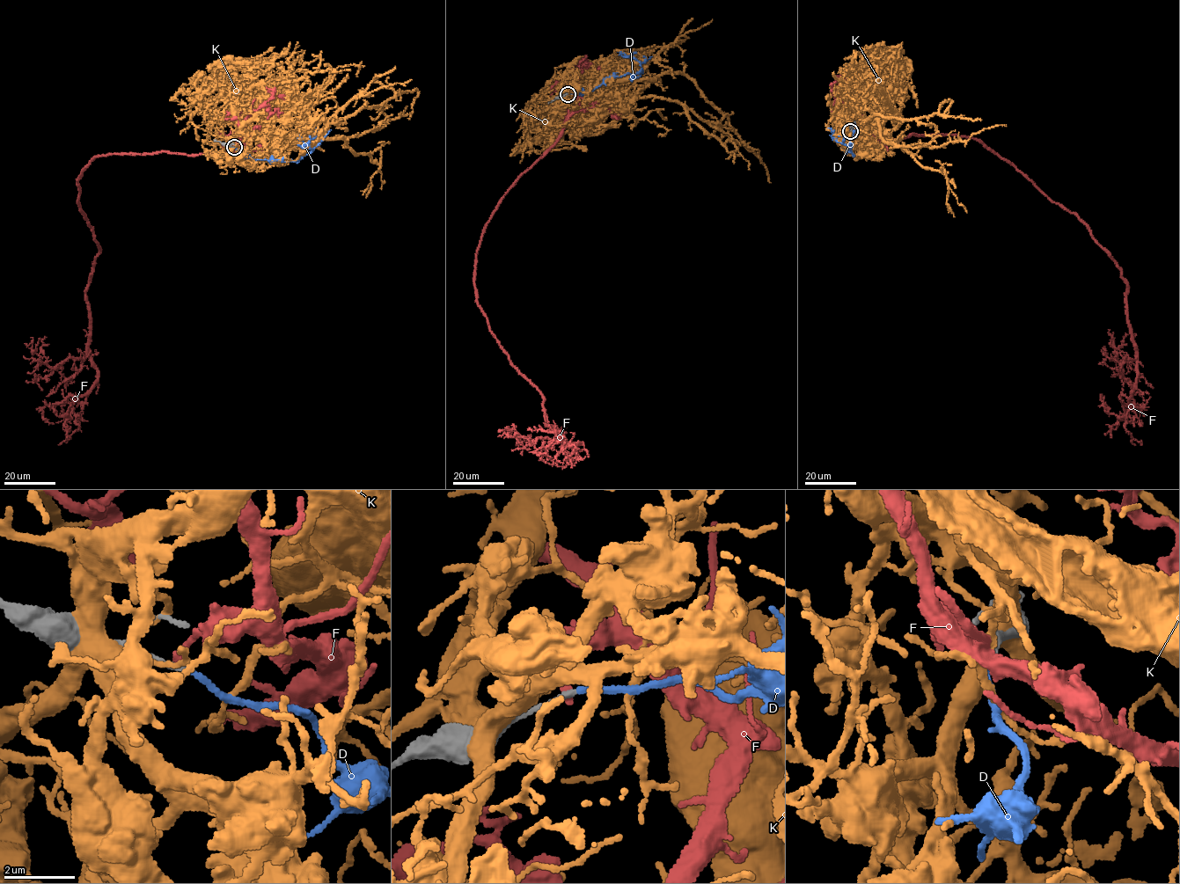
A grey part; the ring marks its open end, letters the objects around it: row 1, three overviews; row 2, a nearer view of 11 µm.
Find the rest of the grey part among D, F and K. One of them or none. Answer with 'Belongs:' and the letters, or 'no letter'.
Belongs: D

